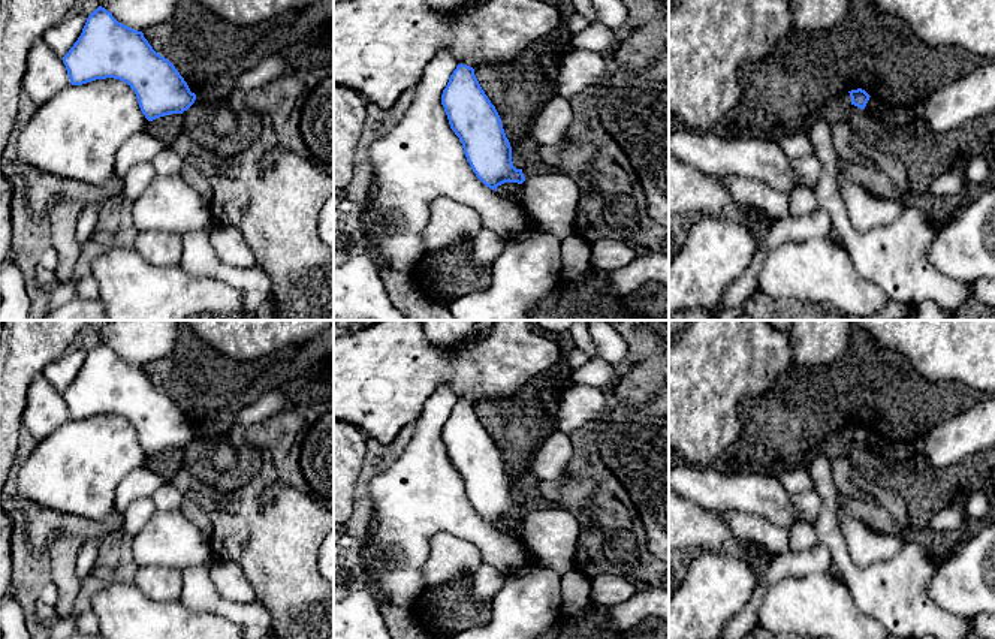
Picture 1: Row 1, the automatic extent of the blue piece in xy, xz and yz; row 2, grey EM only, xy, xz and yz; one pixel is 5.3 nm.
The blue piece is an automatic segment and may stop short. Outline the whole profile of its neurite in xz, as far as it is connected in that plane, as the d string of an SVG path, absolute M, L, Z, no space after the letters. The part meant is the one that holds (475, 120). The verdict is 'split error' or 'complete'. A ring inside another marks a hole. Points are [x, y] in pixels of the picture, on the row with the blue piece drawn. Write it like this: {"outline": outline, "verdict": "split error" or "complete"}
{"outline": "M458 64L441 94L450 129L459 138L467 162L489 189L504 183L522 184L522 169L512 162L512 147L501 118L482 90L474 69Z", "verdict": "complete"}

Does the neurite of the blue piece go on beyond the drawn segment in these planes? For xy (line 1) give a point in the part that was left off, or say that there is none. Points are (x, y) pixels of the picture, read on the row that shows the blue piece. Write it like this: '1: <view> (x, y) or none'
1: none

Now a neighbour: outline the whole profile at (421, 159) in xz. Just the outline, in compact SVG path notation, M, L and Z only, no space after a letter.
M450 51L431 58L401 121L368 150L377 190L359 224L368 242L402 272L425 253L422 230L437 198L474 208L482 226L506 241L525 230L521 202L501 196L476 177L450 129L441 94L456 66Z

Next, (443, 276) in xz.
M471 241L425 251L408 274L428 299L443 307L489 286L489 269L480 271L473 262Z

